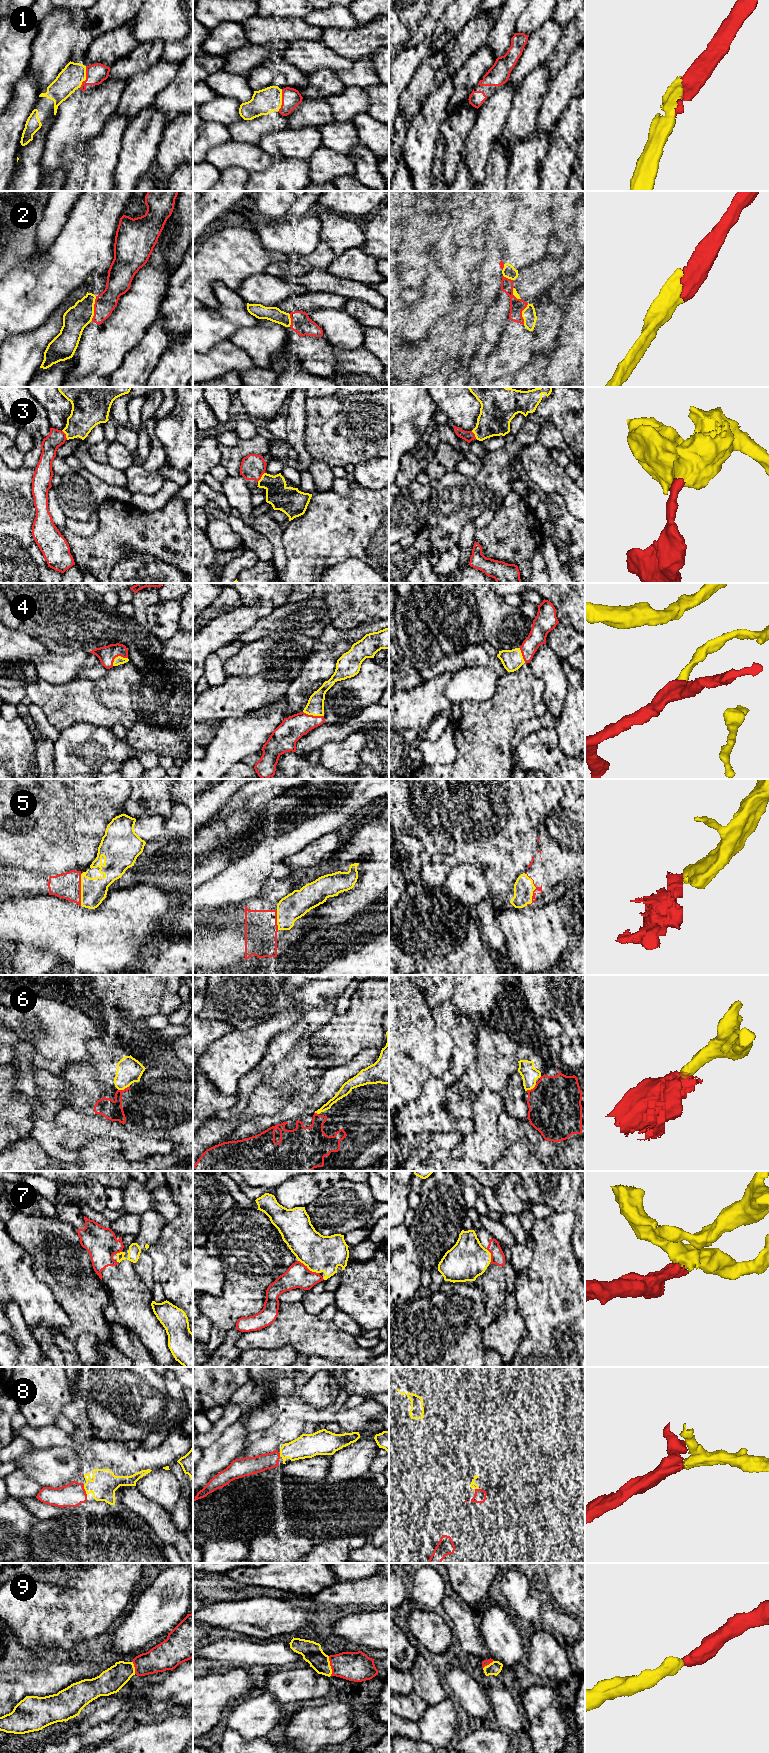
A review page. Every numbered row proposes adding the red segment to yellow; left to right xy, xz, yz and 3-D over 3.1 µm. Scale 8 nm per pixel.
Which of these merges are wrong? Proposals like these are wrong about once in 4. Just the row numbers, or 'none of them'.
6, 7

